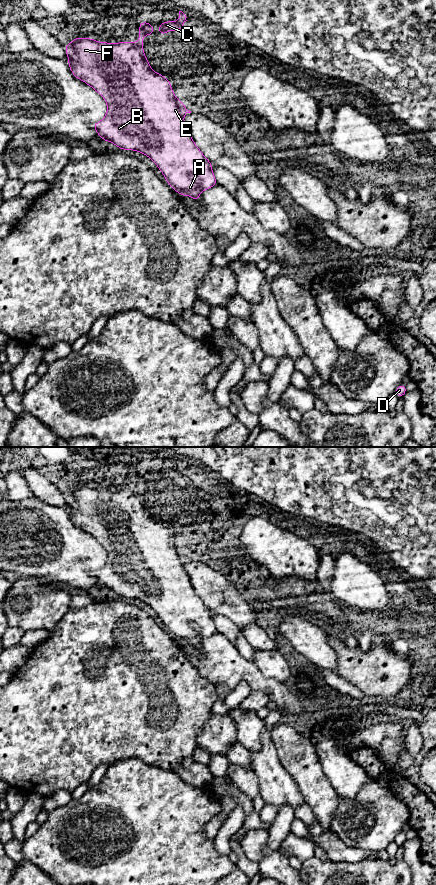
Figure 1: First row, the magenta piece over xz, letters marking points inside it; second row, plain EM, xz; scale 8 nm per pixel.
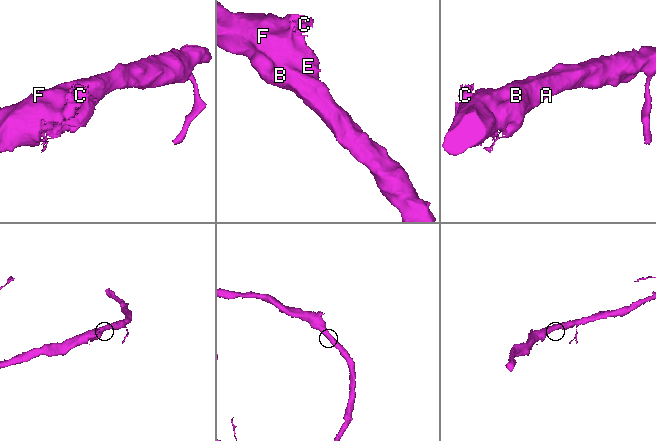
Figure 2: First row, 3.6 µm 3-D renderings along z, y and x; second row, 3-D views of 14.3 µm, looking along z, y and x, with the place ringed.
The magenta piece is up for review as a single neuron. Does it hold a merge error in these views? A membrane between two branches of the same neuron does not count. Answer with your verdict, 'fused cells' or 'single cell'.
single cell

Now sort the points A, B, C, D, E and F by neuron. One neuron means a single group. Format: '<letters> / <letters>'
A B C D E F

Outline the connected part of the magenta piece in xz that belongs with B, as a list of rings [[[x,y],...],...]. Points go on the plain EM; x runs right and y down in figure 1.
[[[139,469],[139,485],[133,490],[99,490],[93,486],[76,485],[70,492],[64,493],[65,501],[69,506],[67,510],[73,524],[93,536],[99,541],[107,552],[105,565],[92,573],[99,585],[104,590],[109,589],[120,598],[138,599],[149,605],[164,623],[168,633],[181,644],[190,644],[194,649],[199,649],[200,641],[217,633],[217,628],[212,618],[212,611],[203,603],[195,593],[189,576],[183,566],[191,559],[185,552],[177,547],[169,528],[154,520],[143,498],[145,483],[154,483],[154,475],[149,469]]]

